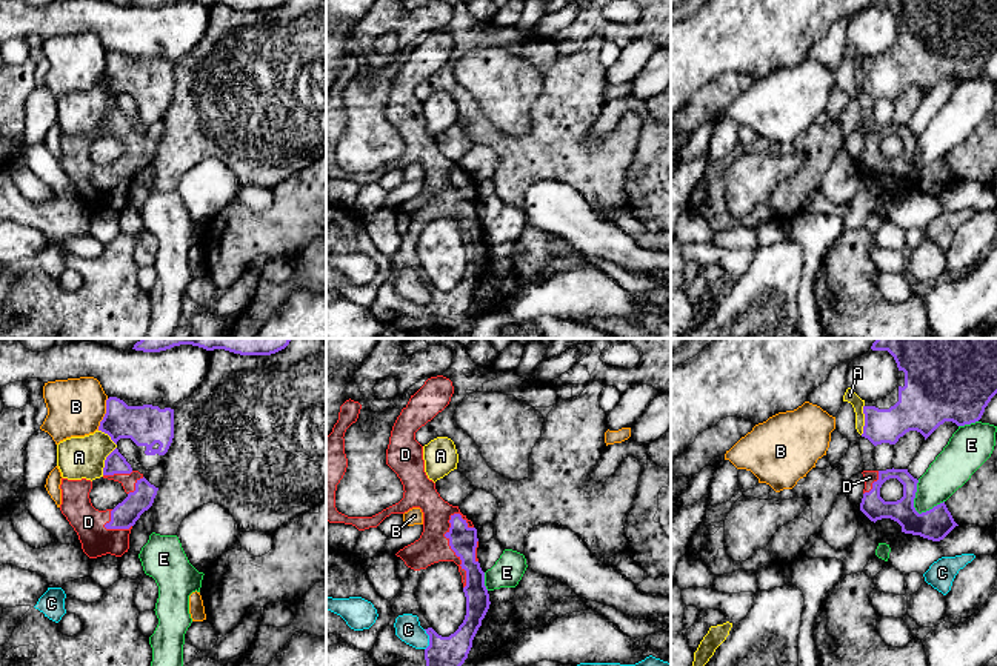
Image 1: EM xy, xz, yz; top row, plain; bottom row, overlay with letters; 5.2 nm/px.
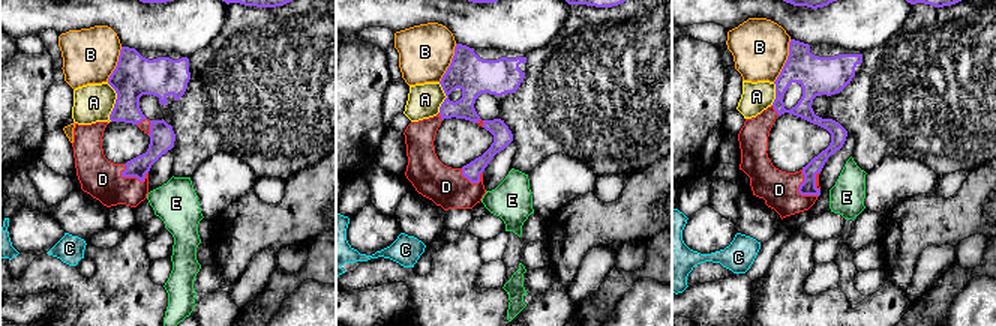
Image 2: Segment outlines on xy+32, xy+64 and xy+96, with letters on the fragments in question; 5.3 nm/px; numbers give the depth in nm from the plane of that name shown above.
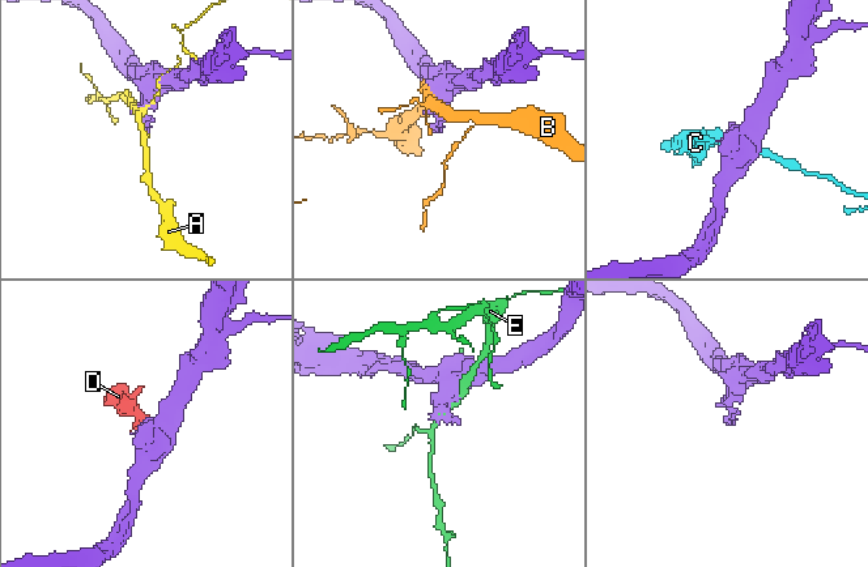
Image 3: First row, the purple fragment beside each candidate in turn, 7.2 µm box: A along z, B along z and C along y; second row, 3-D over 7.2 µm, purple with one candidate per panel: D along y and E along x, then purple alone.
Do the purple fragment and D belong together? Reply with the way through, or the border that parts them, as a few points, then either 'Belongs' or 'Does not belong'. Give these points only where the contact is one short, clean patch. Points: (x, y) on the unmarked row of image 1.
Belongs

